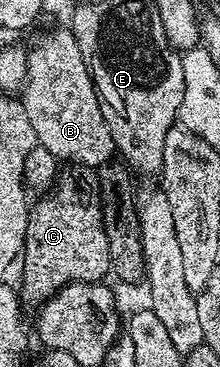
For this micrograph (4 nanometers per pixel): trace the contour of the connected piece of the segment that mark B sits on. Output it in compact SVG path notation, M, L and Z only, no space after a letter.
M63 27L55 33L48 34L46 41L39 43L38 49L30 49L27 52L26 61L26 80L20 93L20 100L28 115L28 123L32 123L32 131L36 131L38 144L46 147L62 163L74 161L70 163L77 163L82 167L105 165L115 156L114 140L102 114L103 104L98 90L95 89L92 75L84 63L84 55L80 55L78 40L74 38L73 32Z

